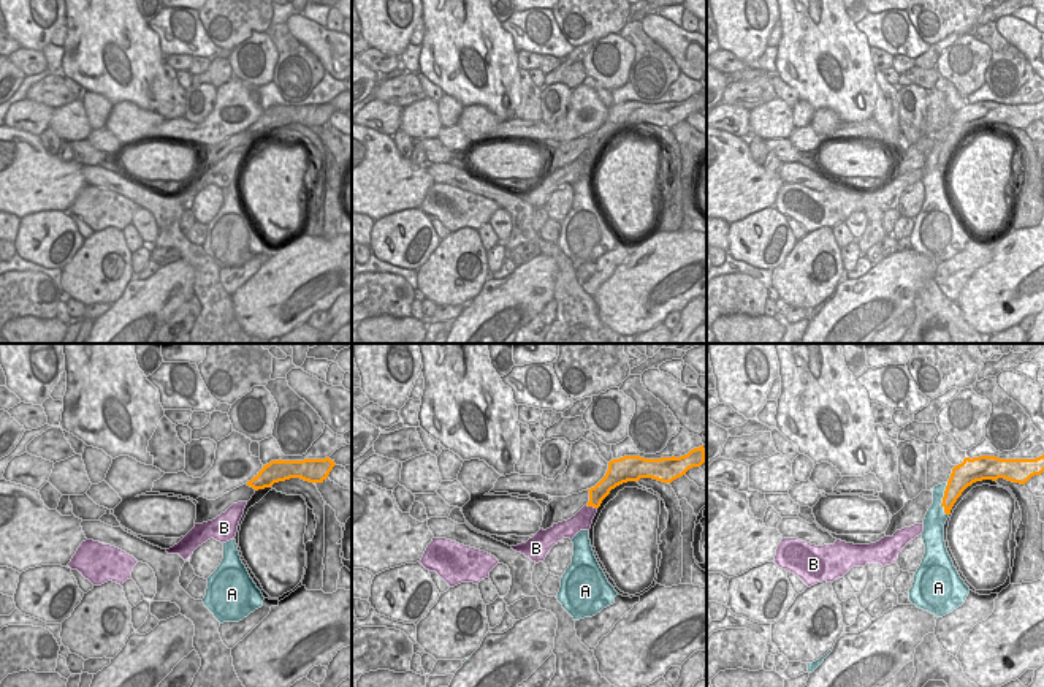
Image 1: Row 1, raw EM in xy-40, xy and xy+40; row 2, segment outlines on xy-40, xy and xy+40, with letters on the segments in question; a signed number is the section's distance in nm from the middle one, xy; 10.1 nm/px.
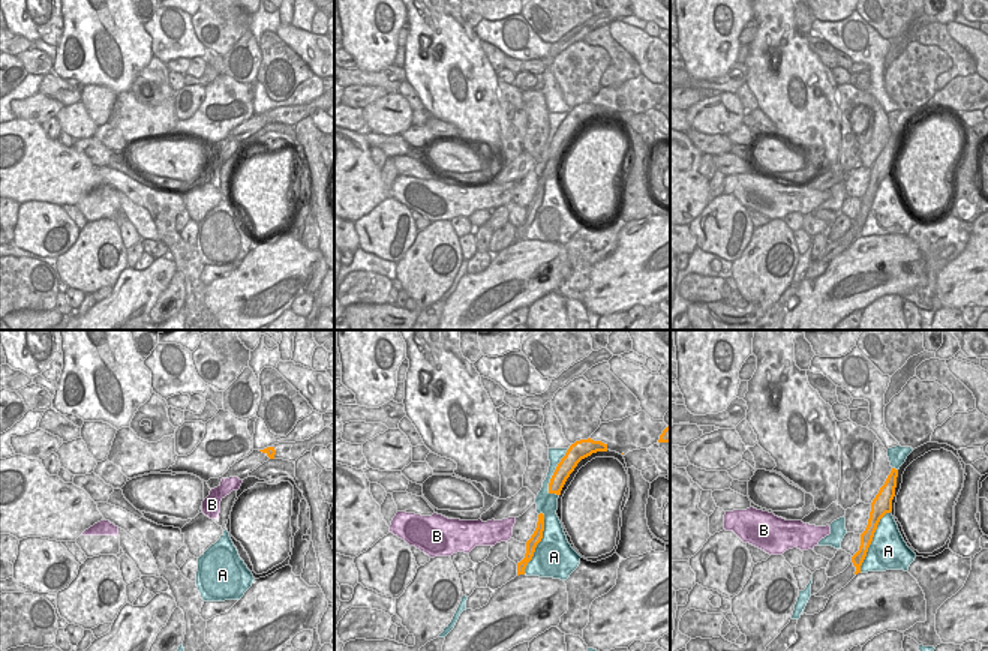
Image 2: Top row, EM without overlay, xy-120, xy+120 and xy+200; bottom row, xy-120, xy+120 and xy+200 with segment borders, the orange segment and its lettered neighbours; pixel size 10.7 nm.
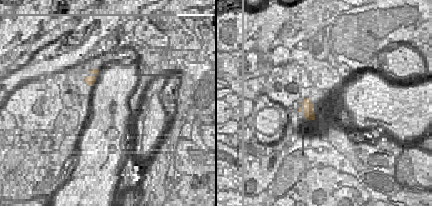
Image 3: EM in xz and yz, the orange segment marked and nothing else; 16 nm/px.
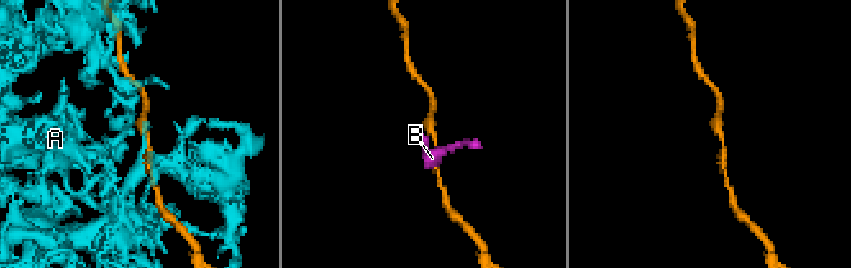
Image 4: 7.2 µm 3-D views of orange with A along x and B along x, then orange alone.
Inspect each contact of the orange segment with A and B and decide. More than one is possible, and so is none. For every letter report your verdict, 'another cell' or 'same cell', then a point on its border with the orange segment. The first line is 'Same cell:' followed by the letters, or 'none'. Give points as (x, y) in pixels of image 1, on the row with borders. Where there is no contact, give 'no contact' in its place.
Same cell: none
A: another cell | xy+40 (943, 499)
B: another cell | xy (591, 505)

